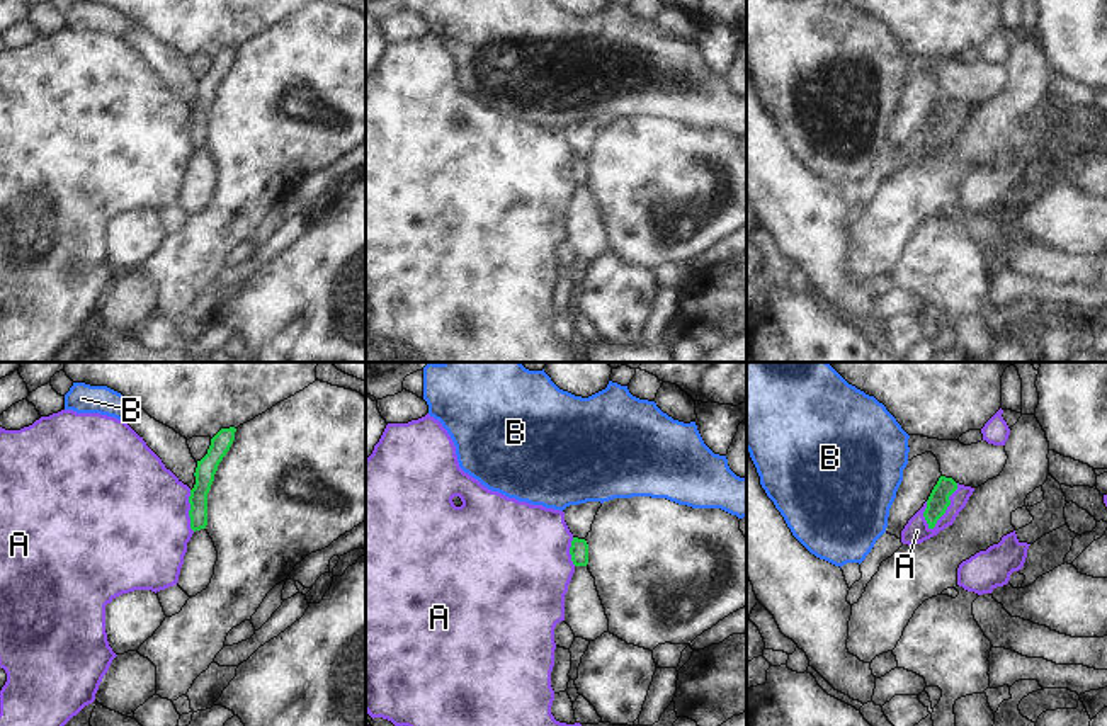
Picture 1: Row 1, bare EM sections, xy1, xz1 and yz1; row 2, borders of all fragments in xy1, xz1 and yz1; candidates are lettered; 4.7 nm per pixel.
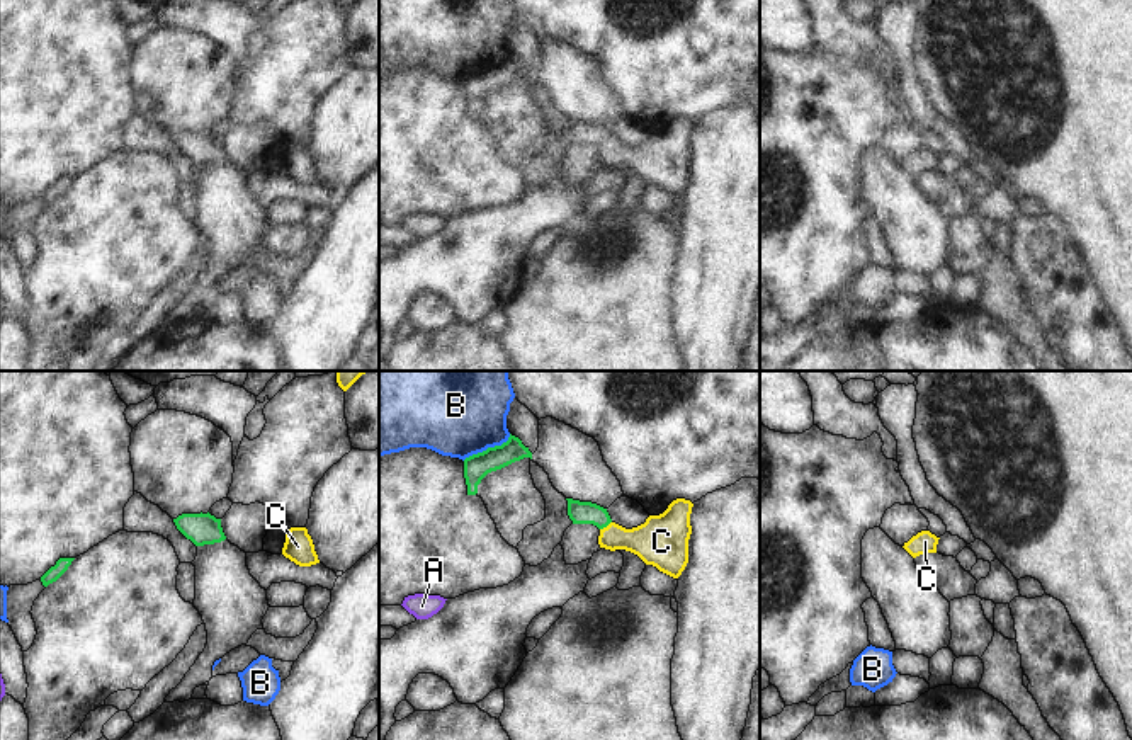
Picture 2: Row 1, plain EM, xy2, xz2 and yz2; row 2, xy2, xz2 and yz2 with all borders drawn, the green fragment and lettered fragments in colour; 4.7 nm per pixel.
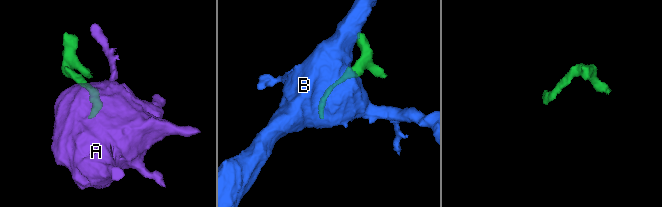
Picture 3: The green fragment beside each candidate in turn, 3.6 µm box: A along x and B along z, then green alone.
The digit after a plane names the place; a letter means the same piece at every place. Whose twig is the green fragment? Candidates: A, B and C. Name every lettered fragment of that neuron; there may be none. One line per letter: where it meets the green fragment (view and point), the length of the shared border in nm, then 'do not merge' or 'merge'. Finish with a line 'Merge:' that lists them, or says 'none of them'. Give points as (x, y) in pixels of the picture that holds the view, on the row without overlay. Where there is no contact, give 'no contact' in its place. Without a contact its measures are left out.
A: meets green in yz1 at (948, 124); contact 260 nm long; do not merge
B: meets green in xz2 at (488, 67); contact 260 nm long; do not merge
C: meets green in xz2 at (605, 145); contact 70 nm long; merge
Merge: C

